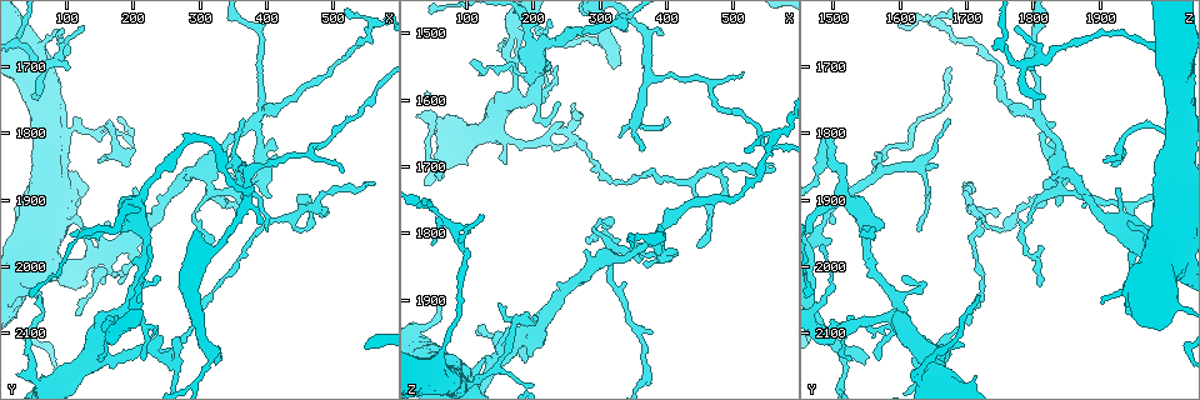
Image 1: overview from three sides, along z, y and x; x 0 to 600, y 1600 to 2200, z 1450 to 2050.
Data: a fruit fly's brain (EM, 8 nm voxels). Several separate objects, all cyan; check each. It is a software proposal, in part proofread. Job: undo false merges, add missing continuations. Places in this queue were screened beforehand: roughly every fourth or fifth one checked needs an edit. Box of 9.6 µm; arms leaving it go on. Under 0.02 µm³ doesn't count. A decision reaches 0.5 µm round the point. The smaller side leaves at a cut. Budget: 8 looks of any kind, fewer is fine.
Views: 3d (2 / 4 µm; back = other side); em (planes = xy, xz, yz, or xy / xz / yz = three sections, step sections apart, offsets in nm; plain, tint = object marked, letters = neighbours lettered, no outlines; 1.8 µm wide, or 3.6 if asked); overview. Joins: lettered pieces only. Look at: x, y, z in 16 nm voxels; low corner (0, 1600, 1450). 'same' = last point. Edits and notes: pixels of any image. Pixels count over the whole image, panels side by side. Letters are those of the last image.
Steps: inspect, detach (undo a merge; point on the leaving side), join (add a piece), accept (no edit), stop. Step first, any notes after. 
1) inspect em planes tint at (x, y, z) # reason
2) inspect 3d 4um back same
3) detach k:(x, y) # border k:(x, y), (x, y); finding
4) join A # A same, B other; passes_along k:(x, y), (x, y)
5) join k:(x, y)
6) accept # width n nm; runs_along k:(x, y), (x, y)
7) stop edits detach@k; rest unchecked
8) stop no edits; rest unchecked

inspect em planes letters at (465, 1915, 1780) # abrupt turn

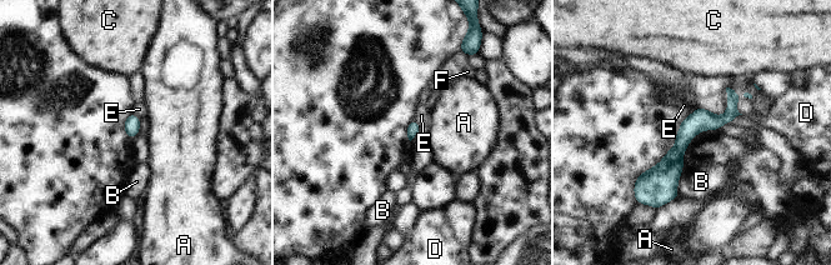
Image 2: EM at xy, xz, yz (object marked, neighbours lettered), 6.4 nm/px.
accept # A other, B other, C other, D other, E other, F other; border 2:(697, 108), (689, 115); all the same neuron

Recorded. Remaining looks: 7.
inspect em planes letters at (365, 1780, 1675) # branch stops here

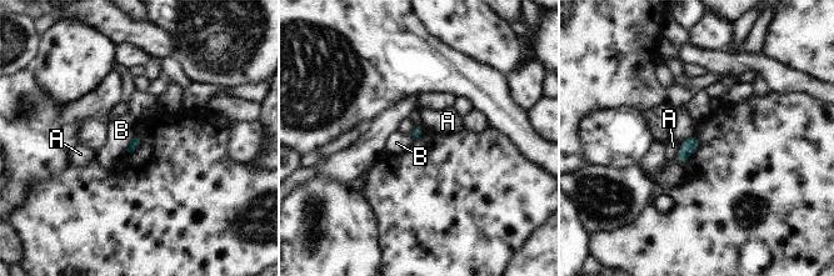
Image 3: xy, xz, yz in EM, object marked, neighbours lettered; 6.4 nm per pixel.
accept # A other, B other; border 3:(135, 135), (125, 150); none of them fits

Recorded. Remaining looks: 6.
inspect 3d 4um at (455, 1830, 1570) # abrupt turn

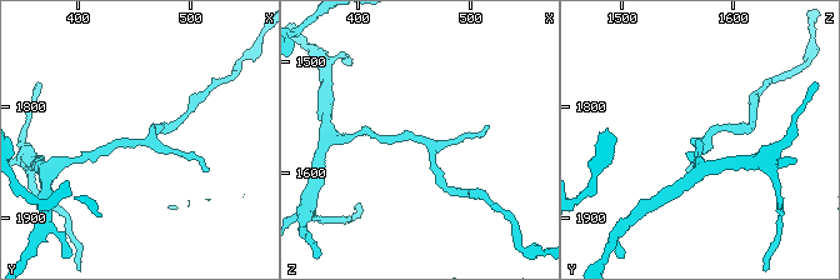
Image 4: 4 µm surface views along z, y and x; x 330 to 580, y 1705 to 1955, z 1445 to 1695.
inspect em planes tint at (456, 1830, 1570)

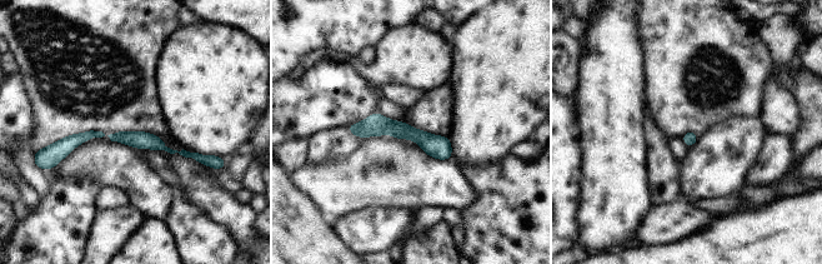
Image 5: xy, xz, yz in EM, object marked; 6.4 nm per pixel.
inspect em planes letters same

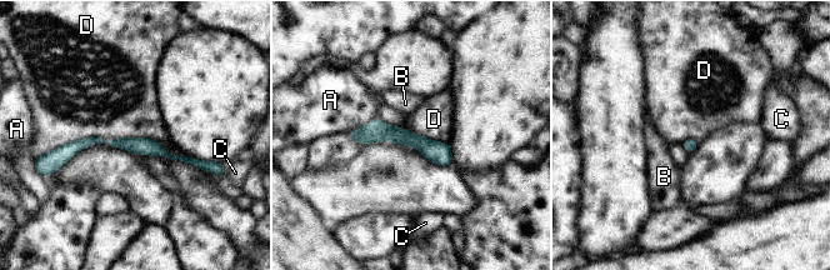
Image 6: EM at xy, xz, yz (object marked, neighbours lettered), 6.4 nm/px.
accept # A other, B other, C other, D other; runs_along 6:(351, 133), (400, 135), (449, 161); all the same neuron

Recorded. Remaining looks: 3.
stop no edits; rest unchecked

